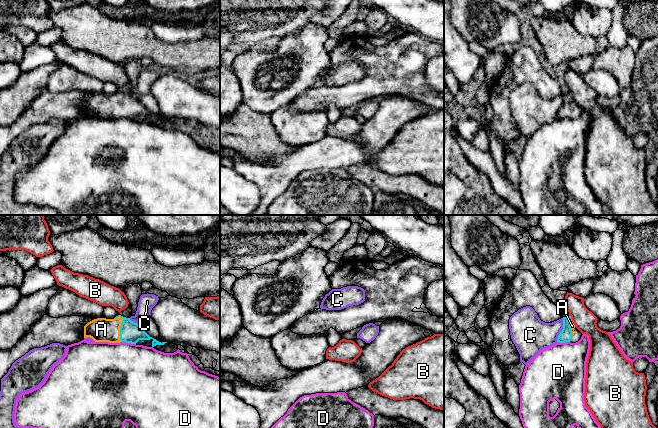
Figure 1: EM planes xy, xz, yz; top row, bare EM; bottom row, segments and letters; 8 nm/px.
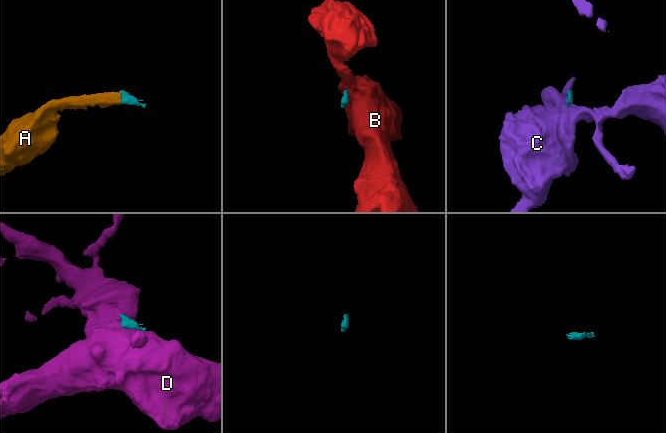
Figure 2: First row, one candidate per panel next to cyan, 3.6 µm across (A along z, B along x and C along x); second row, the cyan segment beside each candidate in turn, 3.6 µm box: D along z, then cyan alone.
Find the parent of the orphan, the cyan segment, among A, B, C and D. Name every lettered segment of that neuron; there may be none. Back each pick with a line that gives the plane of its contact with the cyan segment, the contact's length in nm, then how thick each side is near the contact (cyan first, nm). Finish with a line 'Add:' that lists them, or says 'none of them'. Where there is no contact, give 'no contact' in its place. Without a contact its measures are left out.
A: xy | 220 nm | 180/190 nm
Add: A

